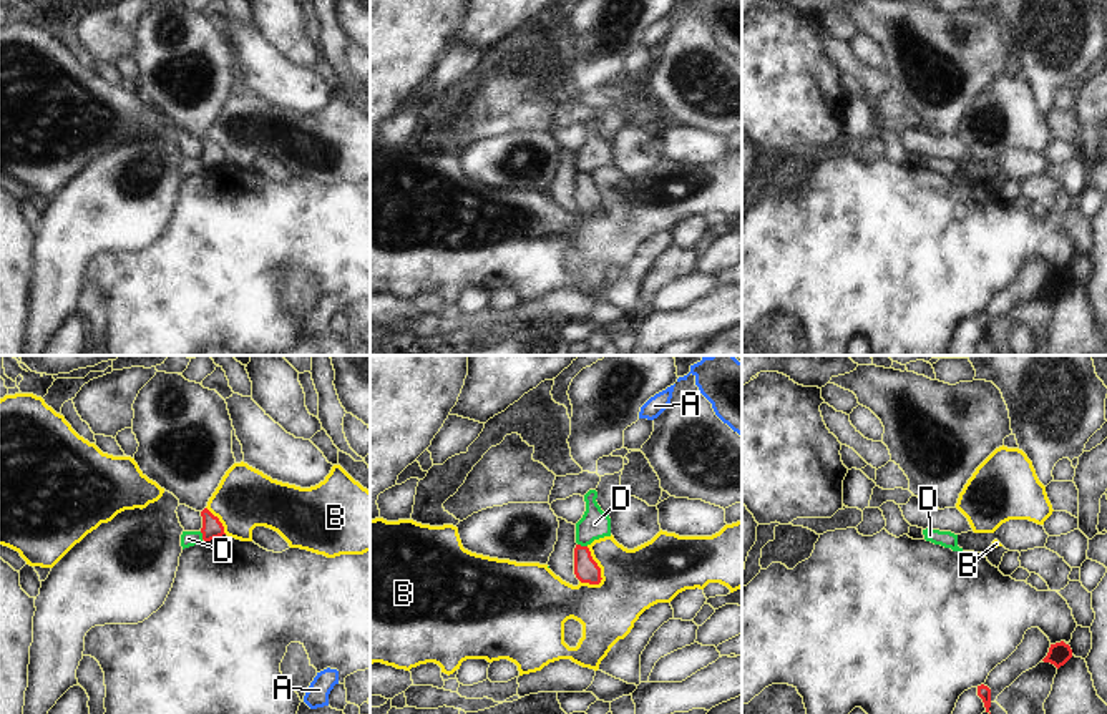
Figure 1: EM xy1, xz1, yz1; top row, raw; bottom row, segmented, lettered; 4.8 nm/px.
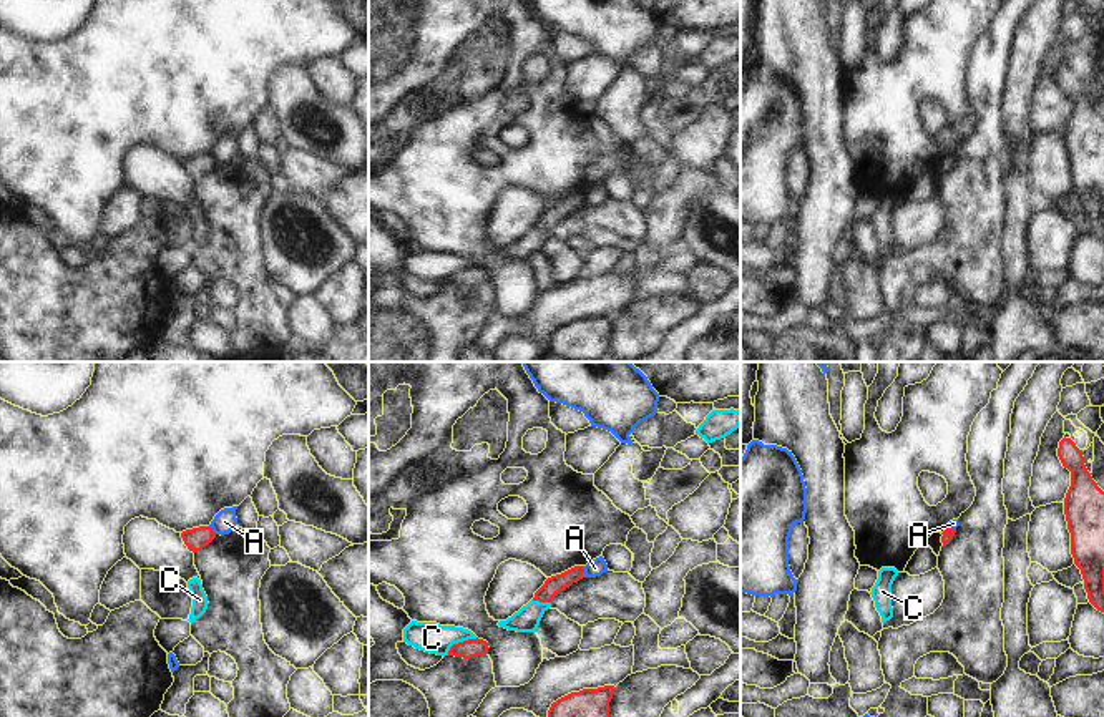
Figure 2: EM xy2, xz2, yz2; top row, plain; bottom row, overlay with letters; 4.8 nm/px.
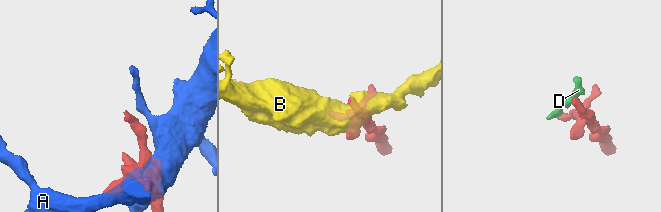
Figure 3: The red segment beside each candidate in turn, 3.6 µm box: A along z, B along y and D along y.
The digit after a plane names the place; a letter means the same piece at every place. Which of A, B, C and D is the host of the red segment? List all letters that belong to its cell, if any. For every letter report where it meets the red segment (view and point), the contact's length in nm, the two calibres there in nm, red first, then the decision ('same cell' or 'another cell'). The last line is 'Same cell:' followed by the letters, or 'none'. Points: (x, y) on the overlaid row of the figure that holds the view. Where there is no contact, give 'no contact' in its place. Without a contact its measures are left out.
A: xz2 (583, 571) | 60 nm | 90/80 nm | another cell
B: xz1 (598, 567) | 200 nm | 120/300 nm | another cell
C: xz2 (460, 643) | 170 nm | 90/150 nm | another cell
D: xz1 (583, 547) | 50 nm | 120/140 nm | another cell
Same cell: none

